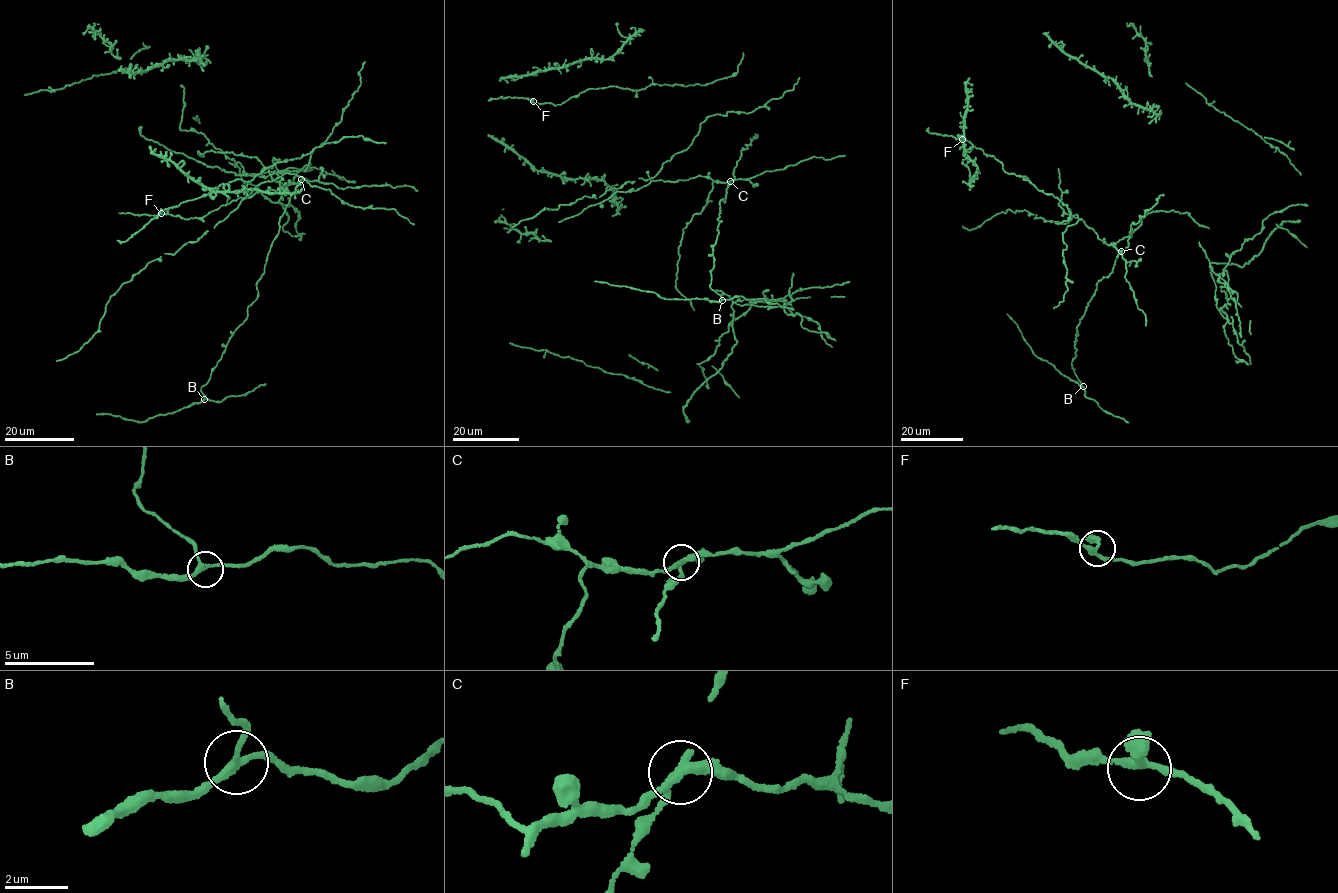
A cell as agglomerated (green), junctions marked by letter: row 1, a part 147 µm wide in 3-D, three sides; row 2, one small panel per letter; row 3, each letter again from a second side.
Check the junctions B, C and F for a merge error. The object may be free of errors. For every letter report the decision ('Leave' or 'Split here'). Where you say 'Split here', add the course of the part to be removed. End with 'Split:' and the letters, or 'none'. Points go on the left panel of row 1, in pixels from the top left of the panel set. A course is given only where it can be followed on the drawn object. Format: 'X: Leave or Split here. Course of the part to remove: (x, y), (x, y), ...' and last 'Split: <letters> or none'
B: Leave
C: Split here
F: Leave
Split: C

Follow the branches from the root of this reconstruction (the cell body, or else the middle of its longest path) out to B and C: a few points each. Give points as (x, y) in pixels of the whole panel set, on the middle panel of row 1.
B: (711, 191), (714, 181), (730, 183), (725, 202), (719, 202), (721, 221), (709, 286), (722, 300)
C: (711, 191), (714, 181), (730, 181)

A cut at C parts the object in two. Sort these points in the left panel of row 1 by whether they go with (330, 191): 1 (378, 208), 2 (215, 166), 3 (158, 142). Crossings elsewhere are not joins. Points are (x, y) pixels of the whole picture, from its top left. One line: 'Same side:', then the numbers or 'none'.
Same side: 1

